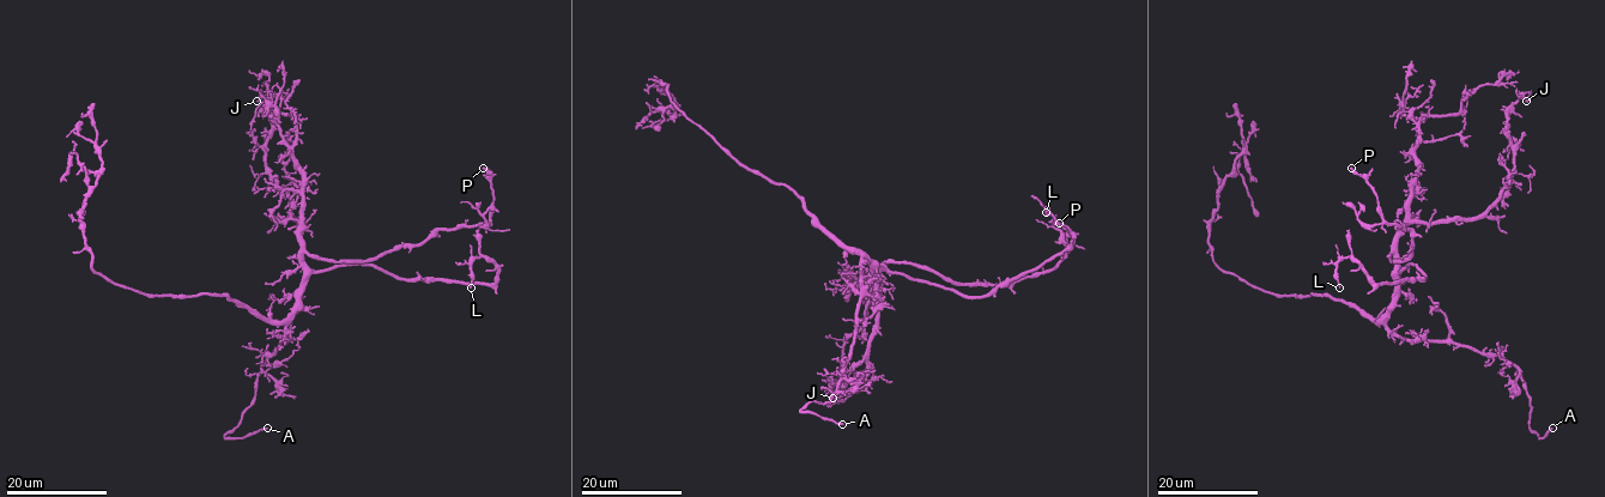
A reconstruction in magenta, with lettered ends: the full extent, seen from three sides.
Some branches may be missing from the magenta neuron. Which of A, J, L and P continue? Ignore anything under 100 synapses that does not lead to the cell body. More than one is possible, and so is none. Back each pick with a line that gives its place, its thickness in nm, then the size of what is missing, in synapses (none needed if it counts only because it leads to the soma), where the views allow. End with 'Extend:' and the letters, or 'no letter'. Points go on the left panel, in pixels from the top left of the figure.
A: (267, 428) | 240 nm
Extend: A

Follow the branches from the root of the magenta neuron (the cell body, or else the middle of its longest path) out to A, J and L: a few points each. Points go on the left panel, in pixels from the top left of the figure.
A: (246, 305), (282, 321), (285, 339), (262, 362), (253, 401), (224, 437), (243, 438), (267, 428)
J: (246, 305), (283, 321), (303, 276), (301, 222), (265, 162), (272, 94), (256, 101)
L: (246, 305), (283, 321), (301, 285), (338, 265), (492, 284), (490, 260), (473, 261), (471, 288)

